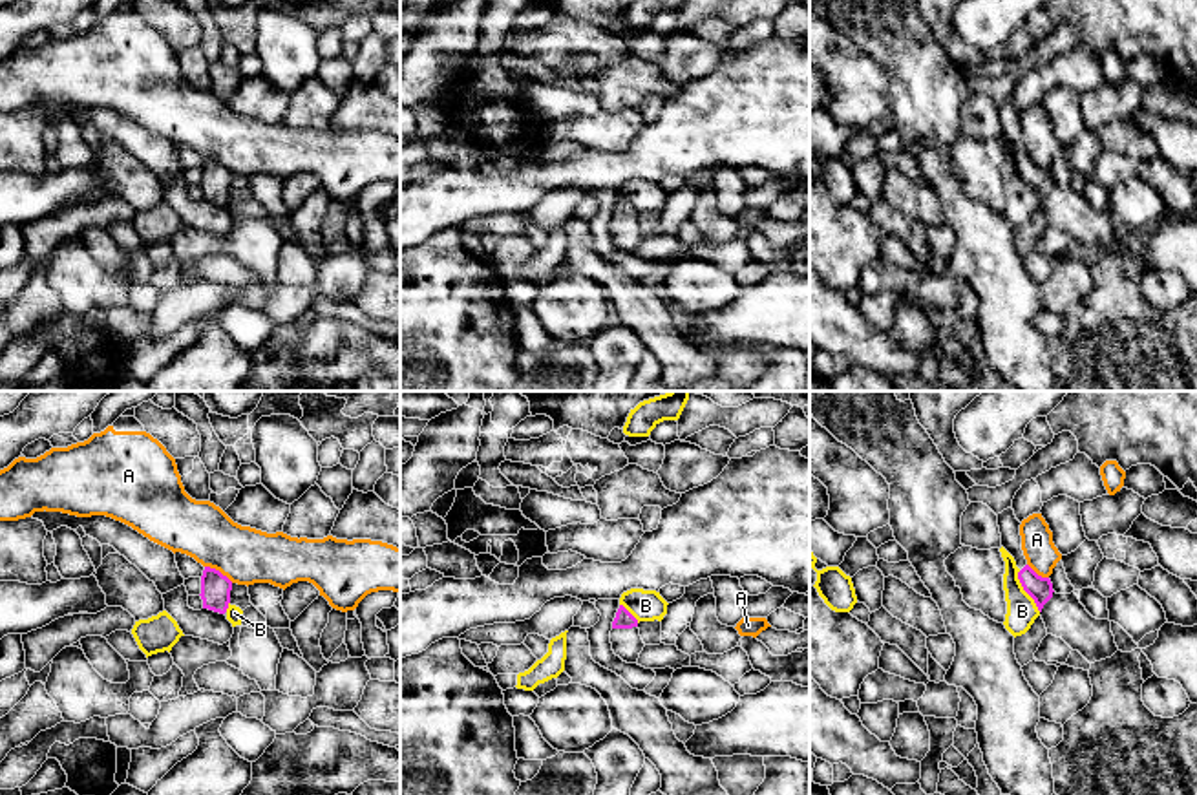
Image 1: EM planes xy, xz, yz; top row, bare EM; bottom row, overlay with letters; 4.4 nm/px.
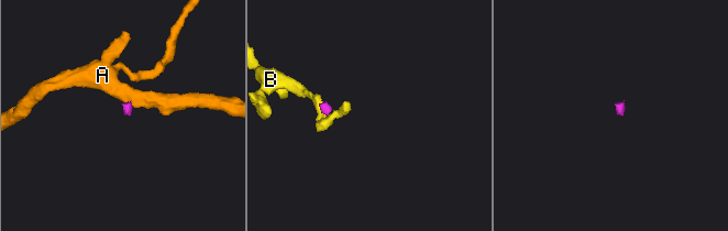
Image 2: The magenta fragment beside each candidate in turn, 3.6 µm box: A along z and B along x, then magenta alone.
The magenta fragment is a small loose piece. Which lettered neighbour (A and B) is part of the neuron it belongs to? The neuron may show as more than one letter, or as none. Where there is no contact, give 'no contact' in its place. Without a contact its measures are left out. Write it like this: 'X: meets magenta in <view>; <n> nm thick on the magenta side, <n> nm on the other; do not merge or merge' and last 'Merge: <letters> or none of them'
A: meets magenta in xy; 130 nm thick on the magenta side, 260 nm on the other; do not merge
B: meets magenta in yz; 110 nm thick on the magenta side, 140 nm on the other; do not merge
Merge: none of them

